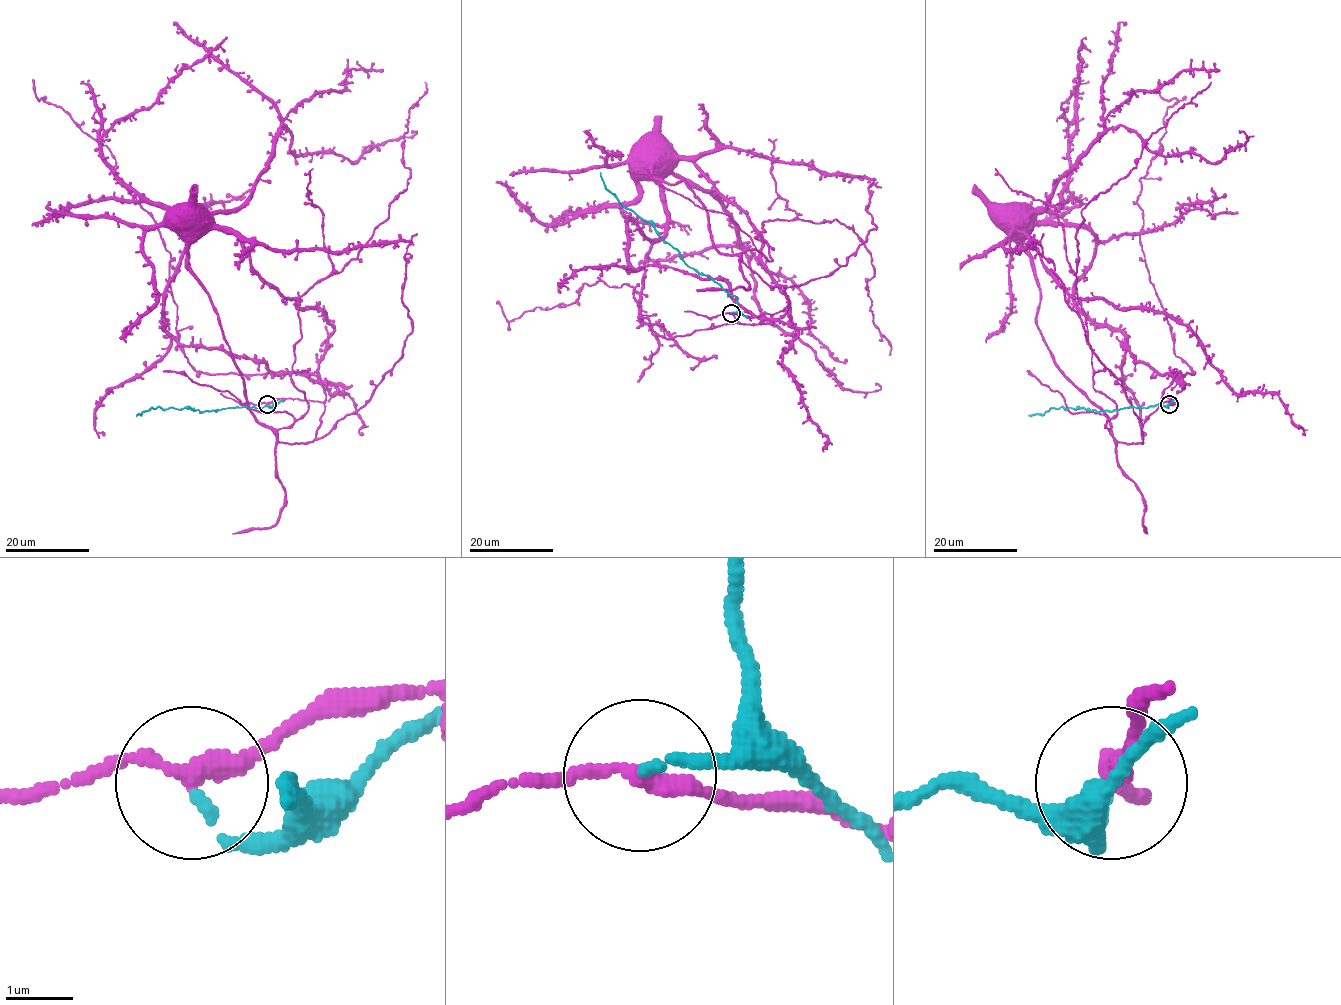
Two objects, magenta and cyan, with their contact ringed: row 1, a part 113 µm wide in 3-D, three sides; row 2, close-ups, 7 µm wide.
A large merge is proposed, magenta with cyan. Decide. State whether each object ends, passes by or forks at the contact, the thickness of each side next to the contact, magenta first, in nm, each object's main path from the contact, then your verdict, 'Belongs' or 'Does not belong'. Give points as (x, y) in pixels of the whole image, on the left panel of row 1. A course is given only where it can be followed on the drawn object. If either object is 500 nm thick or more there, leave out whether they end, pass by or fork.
At the ring magenta passes by. At the ring cyan ends. Thickness 240 nm (magenta) against 120 nm. Course of magenta: (267, 404), (323, 402), (315, 437), (280, 442), (250, 411), (218, 313), (174, 226), (184, 222). Course of cyan: (267, 404), (273, 405), (216, 411), (159, 407), (137, 416). Does not belong

